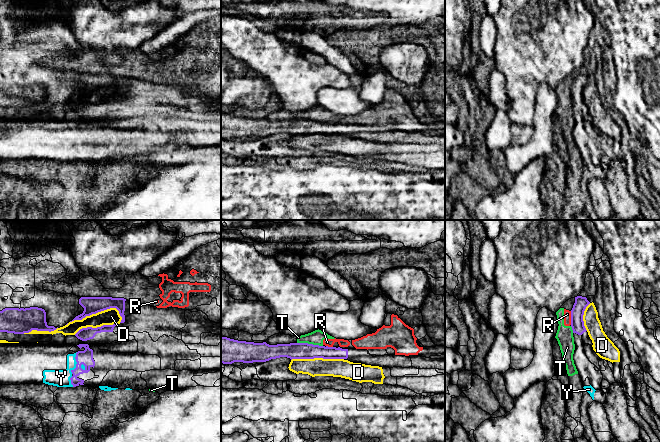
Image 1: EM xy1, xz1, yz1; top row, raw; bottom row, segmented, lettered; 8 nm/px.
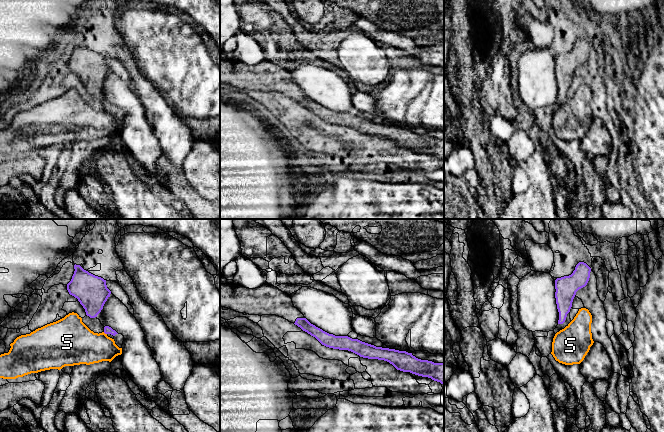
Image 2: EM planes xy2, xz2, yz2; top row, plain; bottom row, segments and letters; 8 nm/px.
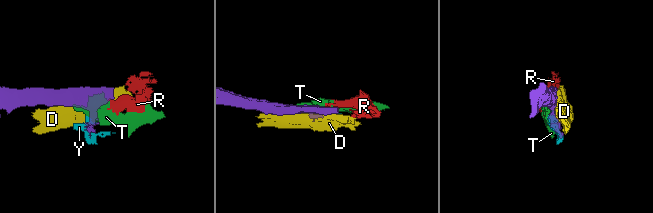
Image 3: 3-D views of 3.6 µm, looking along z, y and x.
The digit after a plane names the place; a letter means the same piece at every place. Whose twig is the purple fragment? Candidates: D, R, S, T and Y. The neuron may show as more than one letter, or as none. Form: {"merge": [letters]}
{"merge": []}

